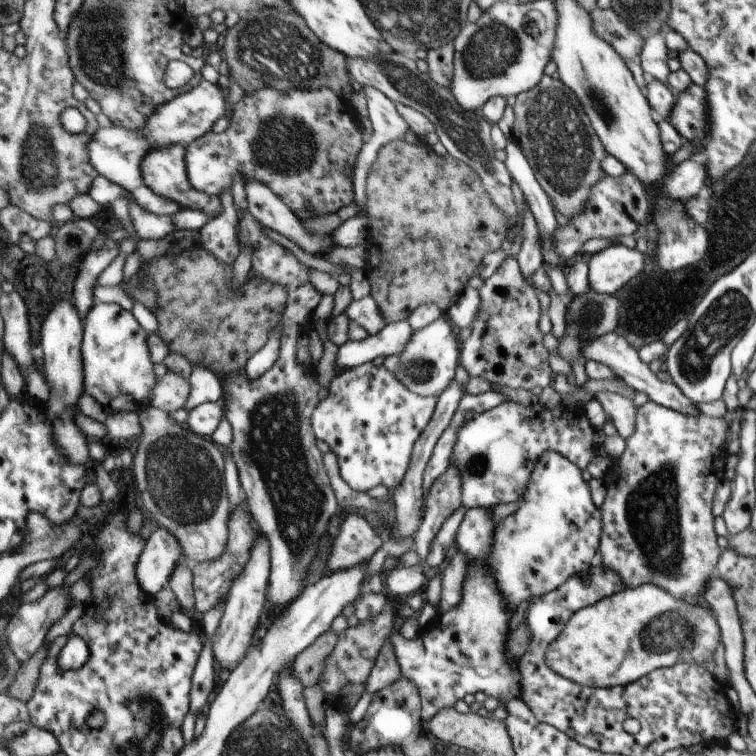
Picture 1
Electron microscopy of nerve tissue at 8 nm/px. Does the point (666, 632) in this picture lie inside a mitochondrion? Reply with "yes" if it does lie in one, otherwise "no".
yes

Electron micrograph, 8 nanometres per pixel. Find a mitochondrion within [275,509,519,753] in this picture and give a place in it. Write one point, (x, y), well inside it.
(346, 546)

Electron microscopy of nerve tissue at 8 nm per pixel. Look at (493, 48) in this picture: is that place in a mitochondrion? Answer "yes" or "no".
yes

